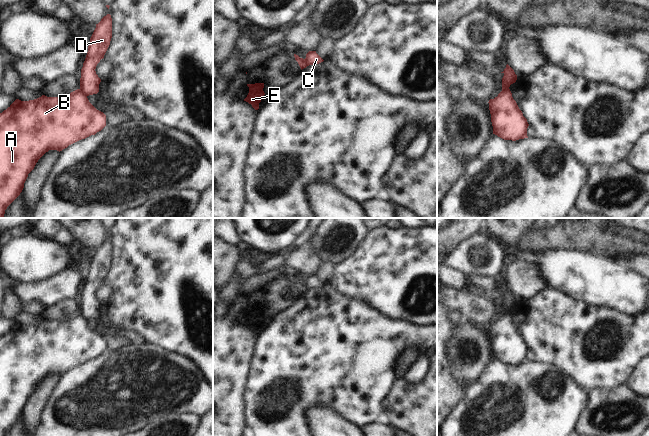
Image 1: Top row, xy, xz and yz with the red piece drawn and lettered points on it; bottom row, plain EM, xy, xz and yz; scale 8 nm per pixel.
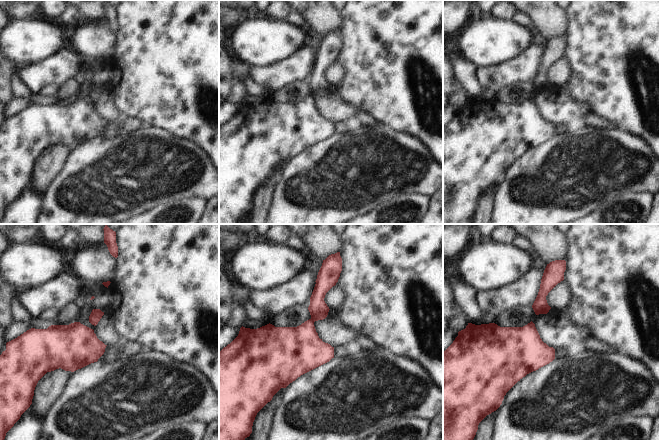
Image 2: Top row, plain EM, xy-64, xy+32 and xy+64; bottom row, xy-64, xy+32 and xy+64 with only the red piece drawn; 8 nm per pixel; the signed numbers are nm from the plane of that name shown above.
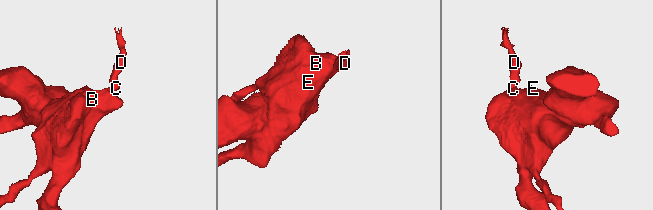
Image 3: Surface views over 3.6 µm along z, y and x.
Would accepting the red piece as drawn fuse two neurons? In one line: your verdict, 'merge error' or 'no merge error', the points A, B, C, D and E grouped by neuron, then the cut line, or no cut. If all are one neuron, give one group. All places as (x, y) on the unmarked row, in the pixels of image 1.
merge error; groups A B E / C D; cut yz (508, 312), (500, 317)

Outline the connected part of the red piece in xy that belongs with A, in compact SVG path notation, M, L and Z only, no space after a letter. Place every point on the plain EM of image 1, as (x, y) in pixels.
M80 313L64 321L41 321L21 325L16 323L6 334L0 337L0 436L20 419L28 398L38 384L49 374L62 375L69 369L95 359L106 350L106 339L97 334Z

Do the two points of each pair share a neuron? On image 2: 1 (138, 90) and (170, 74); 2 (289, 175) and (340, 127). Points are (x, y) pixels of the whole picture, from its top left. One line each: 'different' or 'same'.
1: same
2: different

